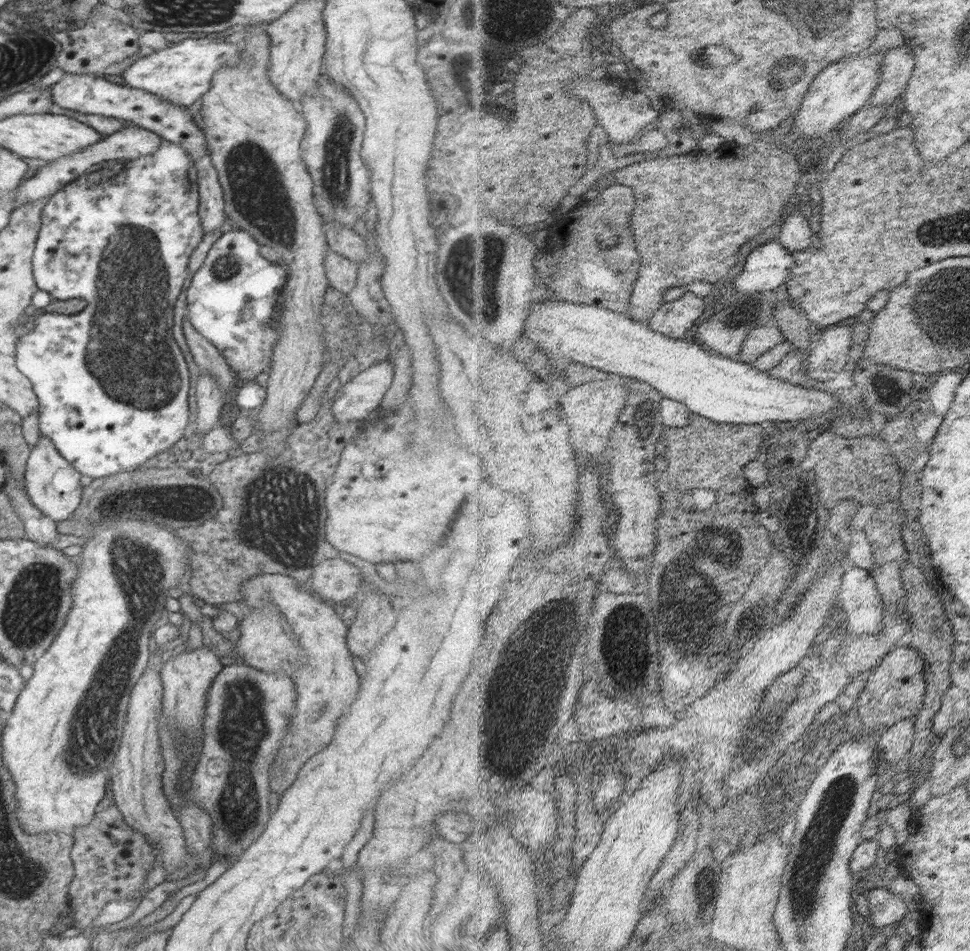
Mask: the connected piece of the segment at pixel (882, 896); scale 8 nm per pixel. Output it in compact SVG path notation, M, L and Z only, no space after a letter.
M887 887L874 889L870 893L872 909L871 924L886 928L890 924L900 923L908 914L908 898L906 894L894 894Z

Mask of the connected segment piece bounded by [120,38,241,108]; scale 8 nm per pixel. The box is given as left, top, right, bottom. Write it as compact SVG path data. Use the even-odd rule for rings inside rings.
M202 38L170 44L165 49L138 59L120 75L129 87L145 90L180 106L194 108L202 96L212 88L214 74L225 66L233 66L239 62L241 62L240 44Z

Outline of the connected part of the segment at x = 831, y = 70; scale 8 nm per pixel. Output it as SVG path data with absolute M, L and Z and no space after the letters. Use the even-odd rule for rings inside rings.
M887 52L877 55L861 54L847 56L824 69L810 86L805 94L802 106L796 113L797 130L807 136L816 138L837 130L841 124L847 123L851 118L865 109L880 84L882 67Z

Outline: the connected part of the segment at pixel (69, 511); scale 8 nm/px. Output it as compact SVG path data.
M41 435L38 442L32 447L27 459L24 476L28 498L50 519L56 522L65 521L72 517L82 498L82 484L86 484L85 477L58 452L52 439Z

